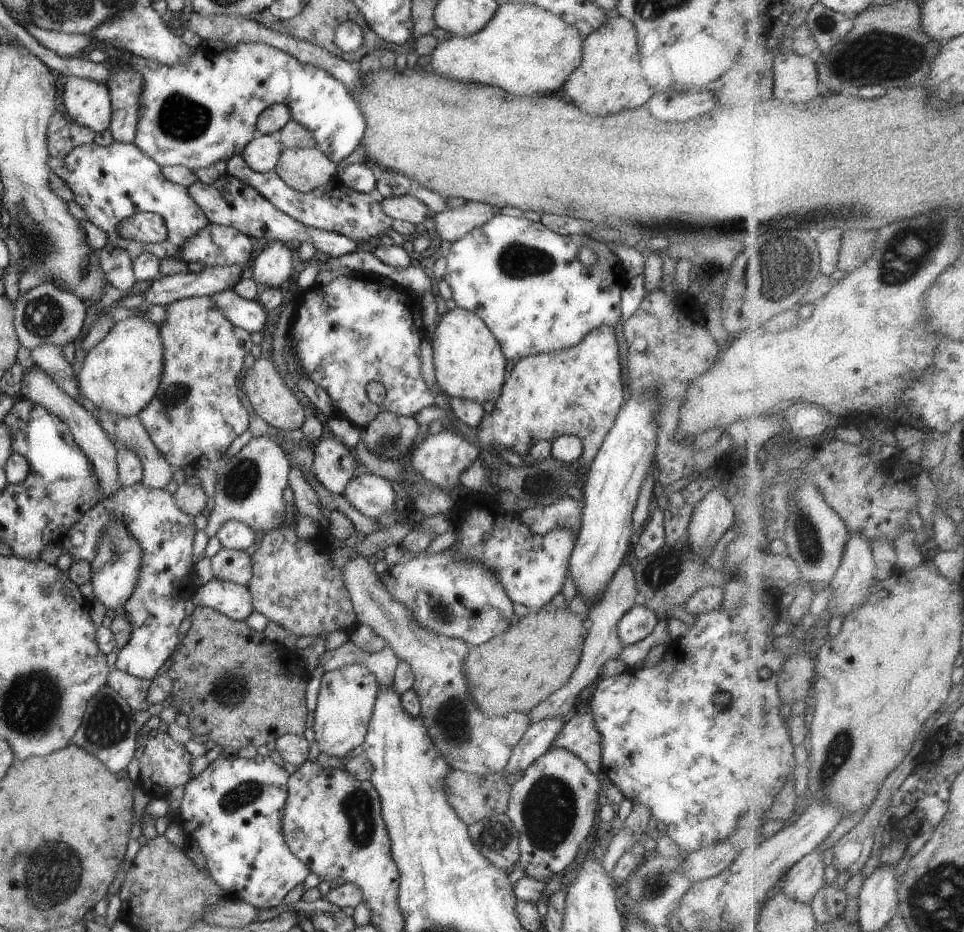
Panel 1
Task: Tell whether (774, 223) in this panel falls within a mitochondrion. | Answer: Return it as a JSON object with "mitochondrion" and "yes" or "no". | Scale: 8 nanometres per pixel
{"mitochondrion":"yes"}

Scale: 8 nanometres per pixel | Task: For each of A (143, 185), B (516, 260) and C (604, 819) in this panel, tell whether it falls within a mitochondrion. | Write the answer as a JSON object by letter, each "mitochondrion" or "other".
{"A":"mitochondrion","B":"mitochondrion","C":"other"}

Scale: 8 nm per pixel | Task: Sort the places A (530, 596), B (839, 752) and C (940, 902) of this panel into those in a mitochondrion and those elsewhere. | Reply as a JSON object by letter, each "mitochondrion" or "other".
{"A":"other","B":"mitochondrion","C":"mitochondrion"}

